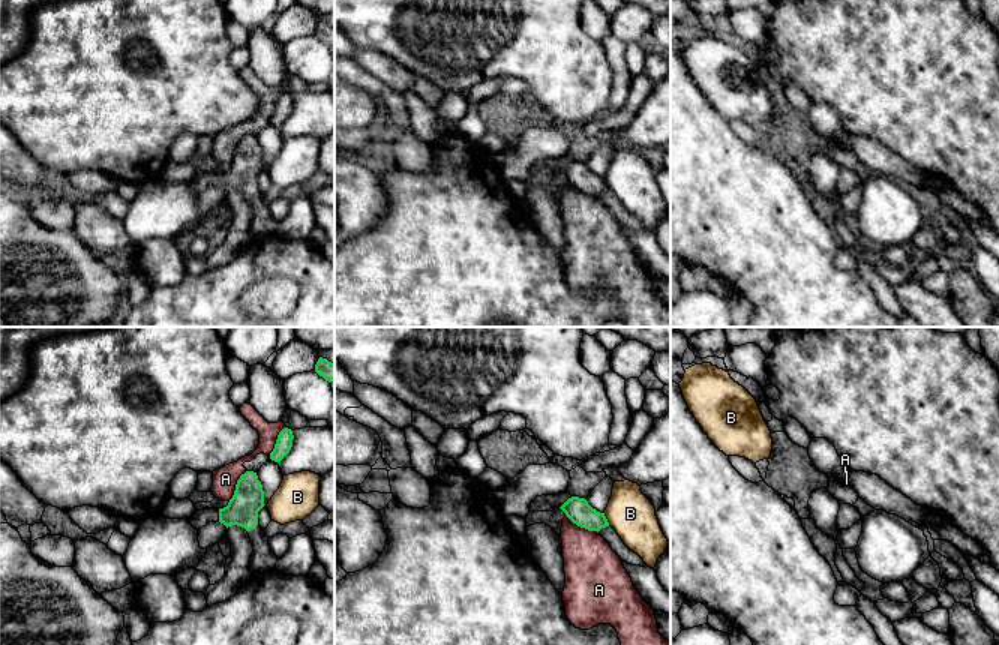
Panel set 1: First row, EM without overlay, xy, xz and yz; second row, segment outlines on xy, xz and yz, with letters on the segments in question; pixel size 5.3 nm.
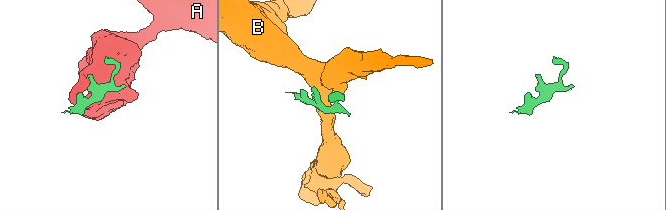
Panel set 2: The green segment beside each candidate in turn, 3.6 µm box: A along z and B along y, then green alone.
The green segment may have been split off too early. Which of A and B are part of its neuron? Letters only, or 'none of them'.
none of them

